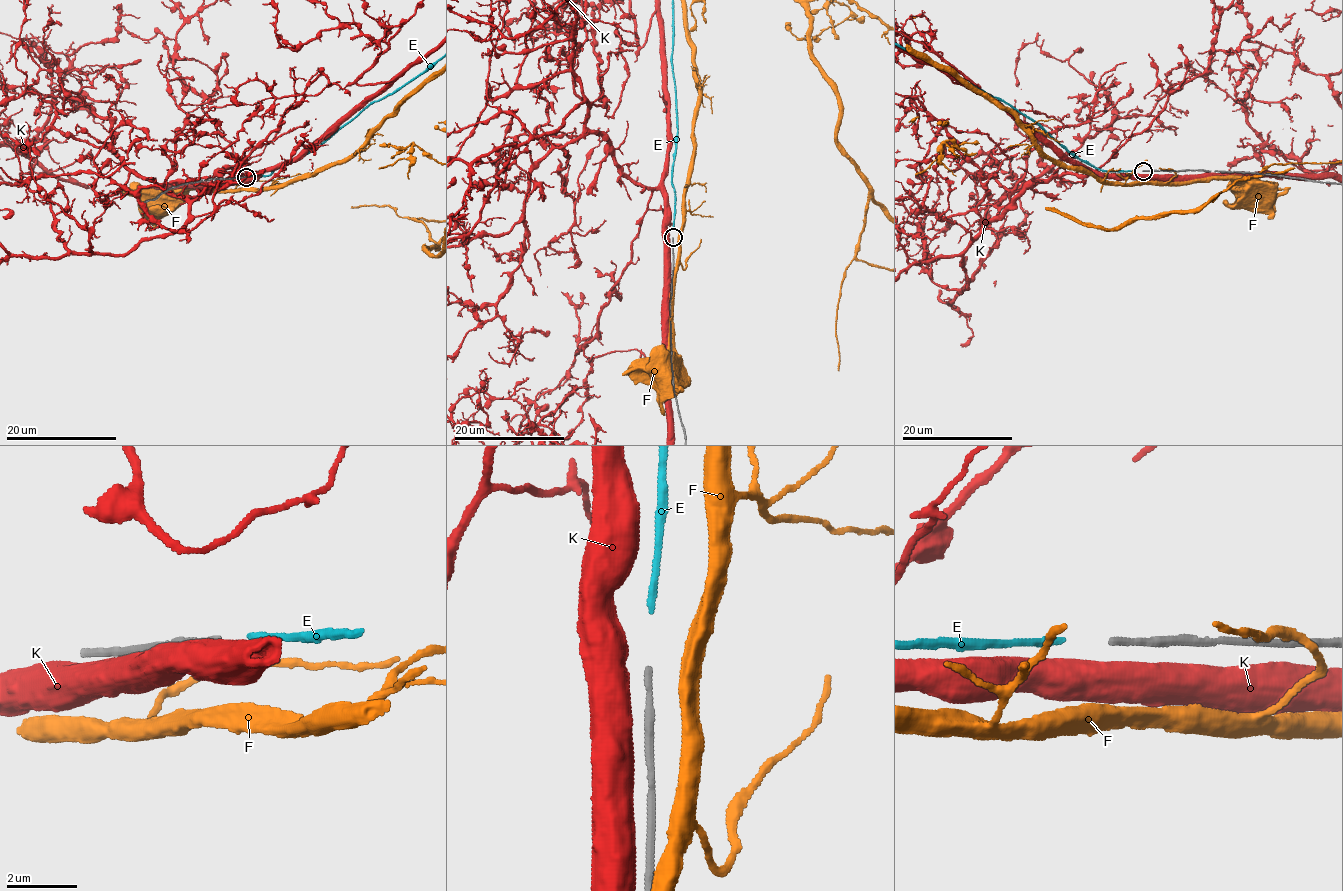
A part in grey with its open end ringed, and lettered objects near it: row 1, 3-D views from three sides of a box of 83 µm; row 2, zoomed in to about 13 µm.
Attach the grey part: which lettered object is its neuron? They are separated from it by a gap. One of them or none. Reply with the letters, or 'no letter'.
E

